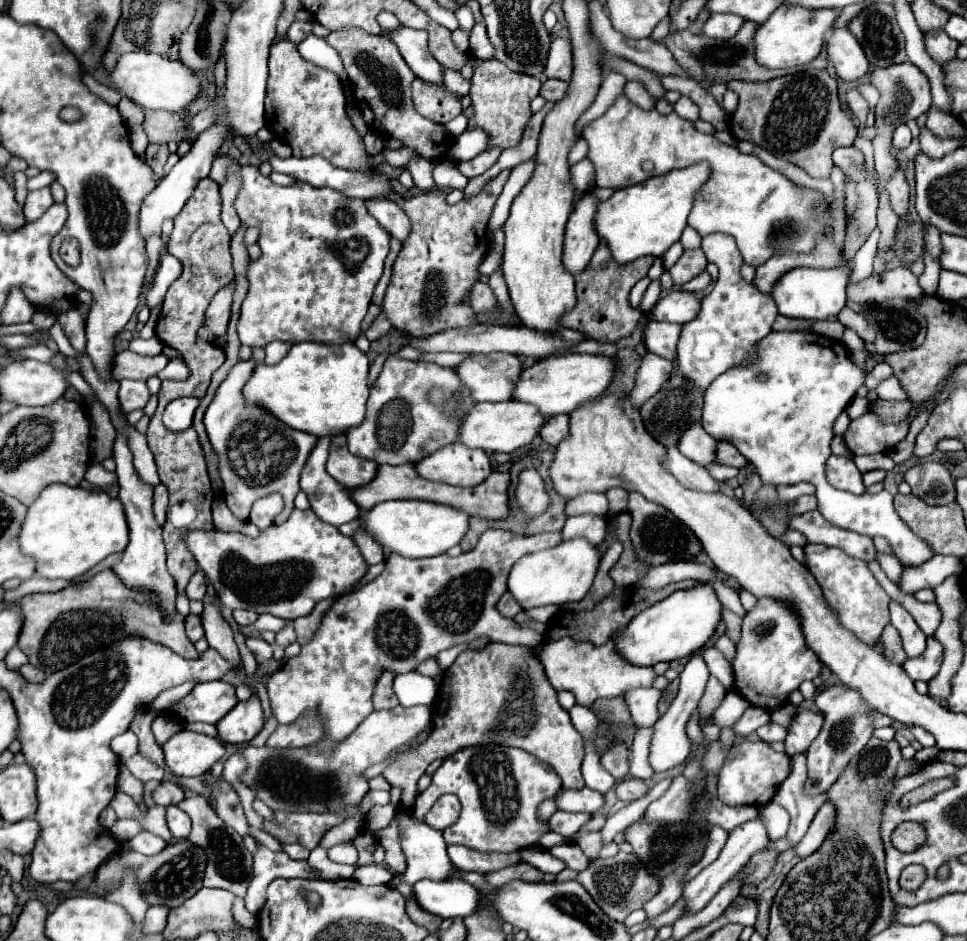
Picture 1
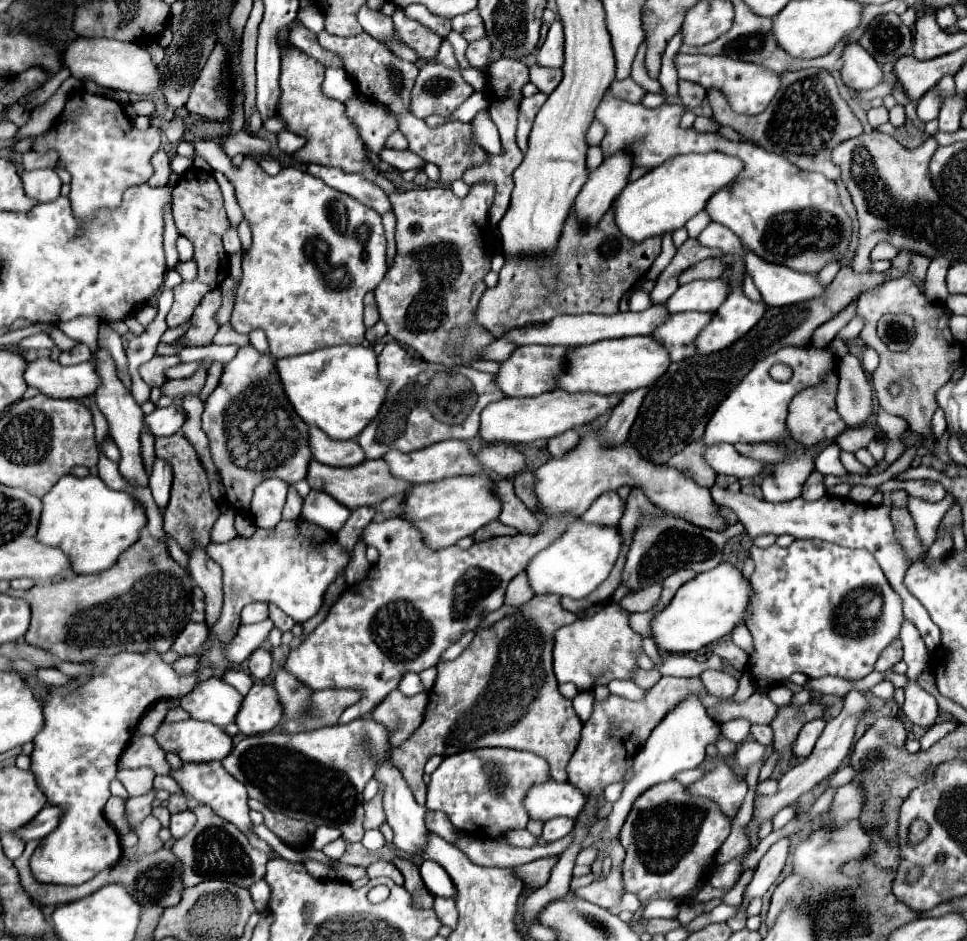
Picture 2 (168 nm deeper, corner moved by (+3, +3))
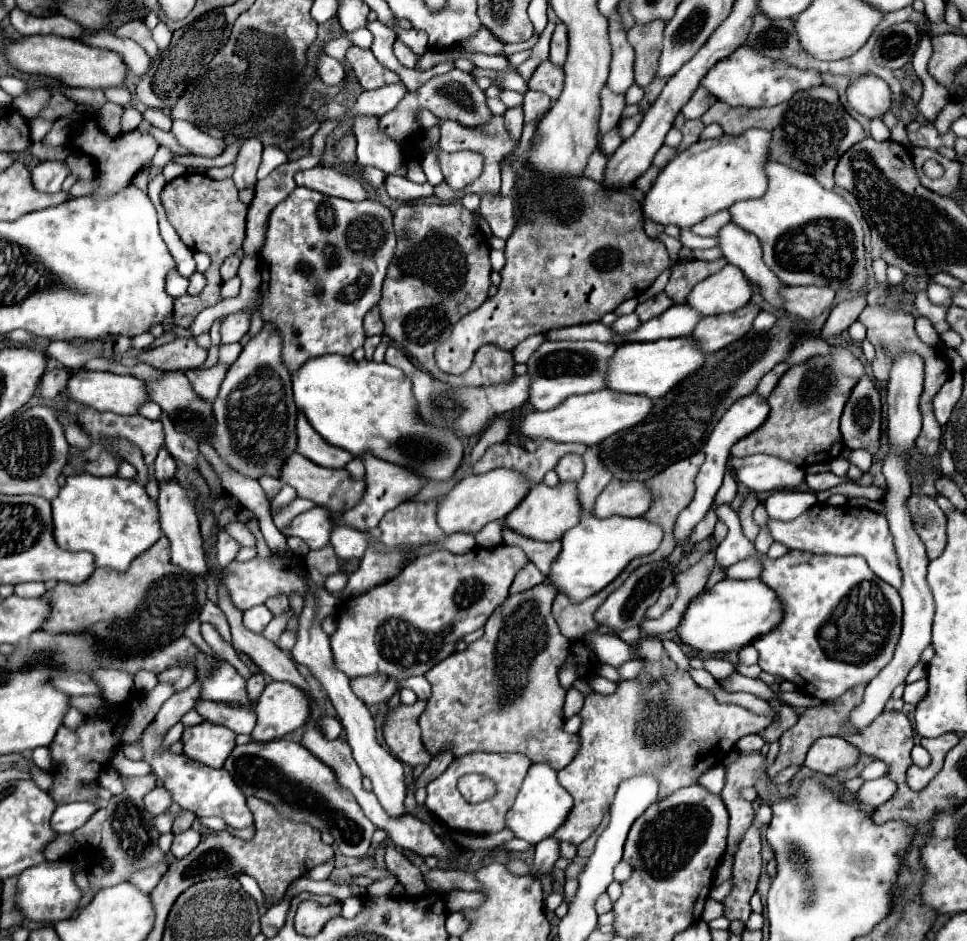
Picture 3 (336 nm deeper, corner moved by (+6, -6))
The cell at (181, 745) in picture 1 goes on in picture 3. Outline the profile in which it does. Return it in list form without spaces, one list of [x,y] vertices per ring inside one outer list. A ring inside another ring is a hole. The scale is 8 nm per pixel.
[[[202,722],[184,730],[184,754],[206,766],[222,768],[232,748],[236,746],[234,738],[236,734],[230,728],[212,722]]]

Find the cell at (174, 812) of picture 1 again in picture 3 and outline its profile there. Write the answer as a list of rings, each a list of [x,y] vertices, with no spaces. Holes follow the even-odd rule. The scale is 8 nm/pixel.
[[[186,830],[186,832],[180,832],[180,834],[176,834],[174,836],[174,844],[172,844],[172,854],[174,854],[174,858],[184,858],[184,856],[188,856],[194,848],[196,848],[196,844],[200,842],[200,834],[196,832],[196,830]]]

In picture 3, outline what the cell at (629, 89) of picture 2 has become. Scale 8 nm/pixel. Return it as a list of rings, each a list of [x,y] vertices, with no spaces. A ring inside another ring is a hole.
[[[604,88],[600,94],[602,94],[602,98],[600,98],[600,102],[602,102],[600,132],[604,134],[604,132],[608,132],[614,124],[618,124],[626,102],[624,102],[624,96],[622,96],[622,94],[614,94],[614,92],[610,92],[608,88]]]

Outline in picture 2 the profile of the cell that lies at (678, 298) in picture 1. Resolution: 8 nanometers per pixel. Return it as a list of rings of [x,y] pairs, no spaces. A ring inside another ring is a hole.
[[[711,279],[711,281],[691,281],[687,285],[681,285],[665,303],[669,313],[681,313],[681,311],[701,311],[711,313],[719,309],[719,305],[725,301],[729,291],[727,281]]]

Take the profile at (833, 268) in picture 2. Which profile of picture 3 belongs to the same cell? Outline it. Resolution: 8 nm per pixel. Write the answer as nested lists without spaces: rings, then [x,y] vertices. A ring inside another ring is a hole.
[[[797,286],[784,287],[780,295],[783,299],[783,308],[789,314],[801,320],[811,320],[818,317],[823,311],[834,307],[835,292],[830,286]]]

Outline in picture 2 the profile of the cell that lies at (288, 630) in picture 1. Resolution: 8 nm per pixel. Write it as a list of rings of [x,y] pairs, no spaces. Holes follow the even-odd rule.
[[[269,605],[269,619],[275,623],[275,627],[277,629],[281,629],[283,633],[285,631],[291,631],[291,627],[295,625],[295,621],[289,617],[289,615],[285,615],[279,607],[275,607],[275,605]]]

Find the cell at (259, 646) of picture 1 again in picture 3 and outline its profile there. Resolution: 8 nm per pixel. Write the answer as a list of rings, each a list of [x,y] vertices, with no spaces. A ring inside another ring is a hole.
[[[254,674],[250,680],[248,680],[248,698],[250,702],[254,704],[258,698],[260,698],[260,692],[266,688],[266,680],[262,674]]]

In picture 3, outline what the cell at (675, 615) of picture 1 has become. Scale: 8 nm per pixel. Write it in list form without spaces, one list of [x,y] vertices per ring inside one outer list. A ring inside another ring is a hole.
[[[720,580],[712,590],[696,596],[678,628],[684,644],[704,652],[732,652],[764,636],[784,618],[780,598],[762,580]]]

